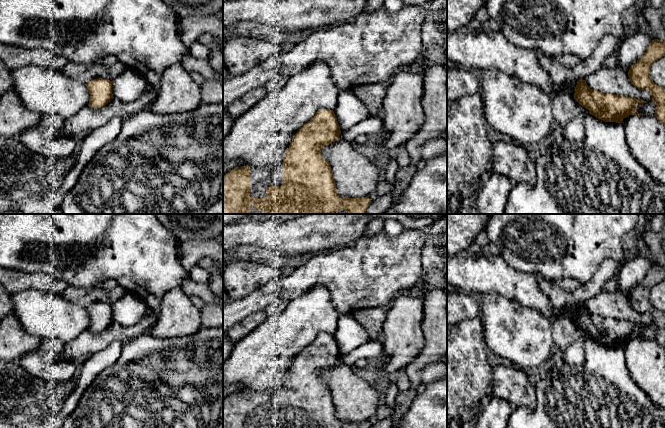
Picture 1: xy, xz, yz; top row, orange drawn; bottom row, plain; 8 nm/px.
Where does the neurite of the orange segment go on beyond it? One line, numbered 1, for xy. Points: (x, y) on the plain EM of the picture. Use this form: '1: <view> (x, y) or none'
1: none

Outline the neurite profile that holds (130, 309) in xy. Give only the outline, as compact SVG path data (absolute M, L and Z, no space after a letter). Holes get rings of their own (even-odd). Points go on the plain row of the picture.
M129 291L111 306L113 321L122 326L136 324L149 310L146 303L140 297Z

